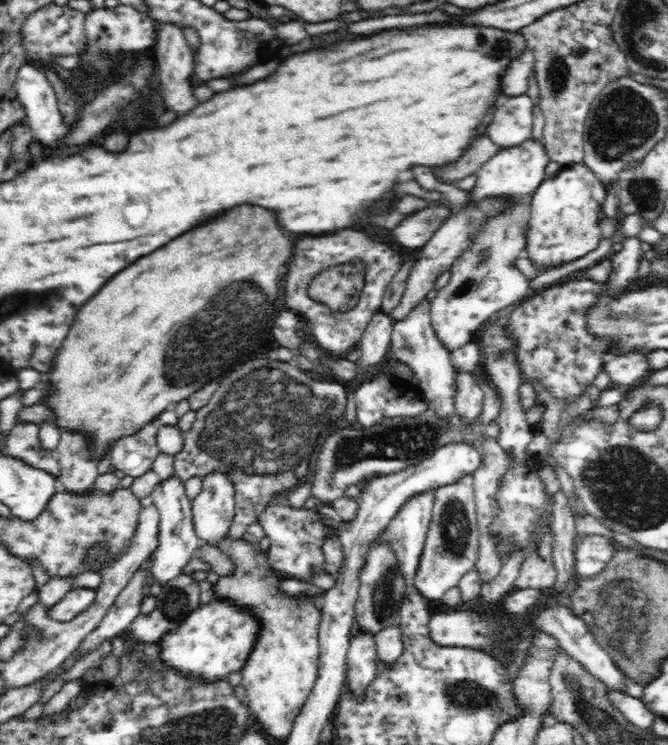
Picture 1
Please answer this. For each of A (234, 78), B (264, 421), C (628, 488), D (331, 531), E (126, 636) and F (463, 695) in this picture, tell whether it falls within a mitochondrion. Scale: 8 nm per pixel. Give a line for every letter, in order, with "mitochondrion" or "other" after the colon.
A: other
B: mitochondrion
C: mitochondrion
D: other
E: other
F: mitochondrion

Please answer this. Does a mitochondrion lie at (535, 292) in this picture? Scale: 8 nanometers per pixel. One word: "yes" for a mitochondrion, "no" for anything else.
no

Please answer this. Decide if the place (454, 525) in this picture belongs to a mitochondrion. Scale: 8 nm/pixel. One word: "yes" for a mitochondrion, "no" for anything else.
yes

